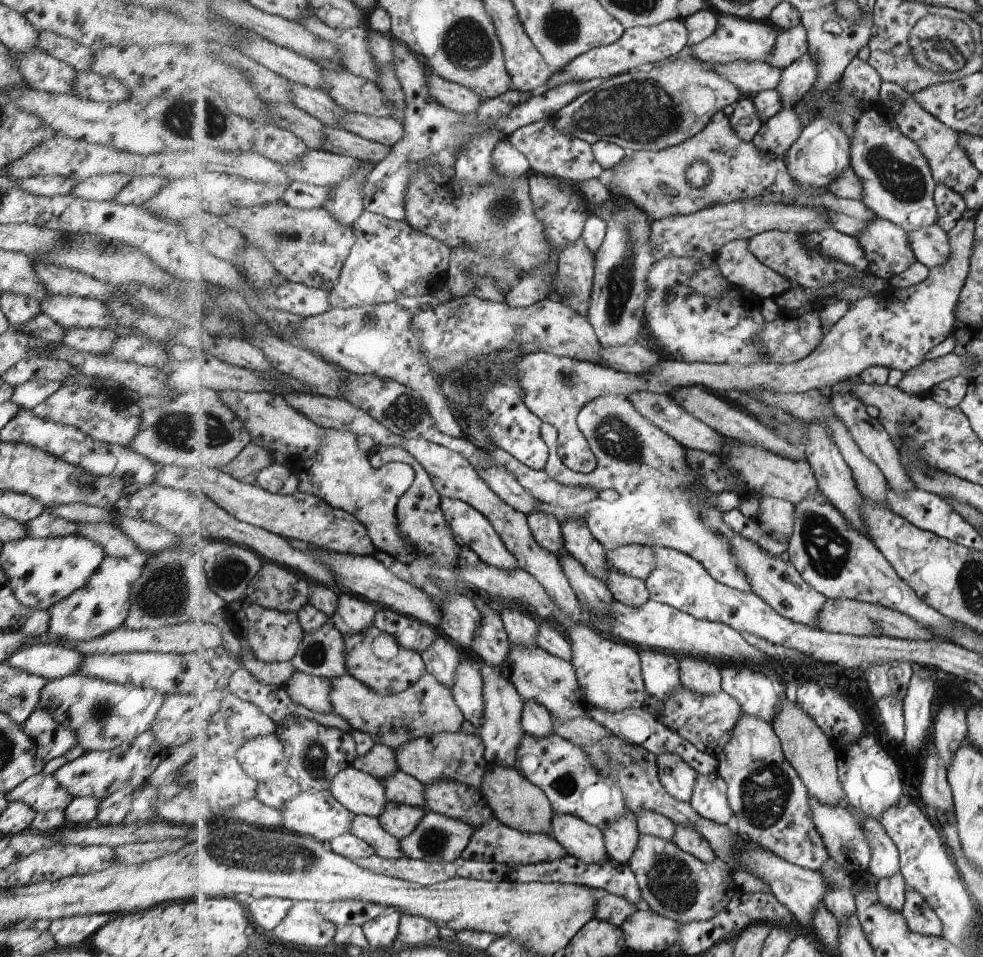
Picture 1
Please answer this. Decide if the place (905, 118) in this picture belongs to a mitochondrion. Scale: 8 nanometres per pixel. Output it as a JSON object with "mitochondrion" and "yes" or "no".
{"mitochondrion":"no"}

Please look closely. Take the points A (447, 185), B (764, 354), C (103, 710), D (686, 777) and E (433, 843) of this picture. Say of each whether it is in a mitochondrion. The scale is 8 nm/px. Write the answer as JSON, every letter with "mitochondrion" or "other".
{"A":"other","B":"other","C":"mitochondrion","D":"other","E":"mitochondrion"}

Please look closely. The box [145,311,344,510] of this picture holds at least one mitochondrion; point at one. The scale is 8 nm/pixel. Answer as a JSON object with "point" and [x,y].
{"point":[178,430]}

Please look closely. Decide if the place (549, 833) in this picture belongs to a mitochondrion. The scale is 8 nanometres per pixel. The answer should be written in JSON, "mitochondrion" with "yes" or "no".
{"mitochondrion":"no"}

